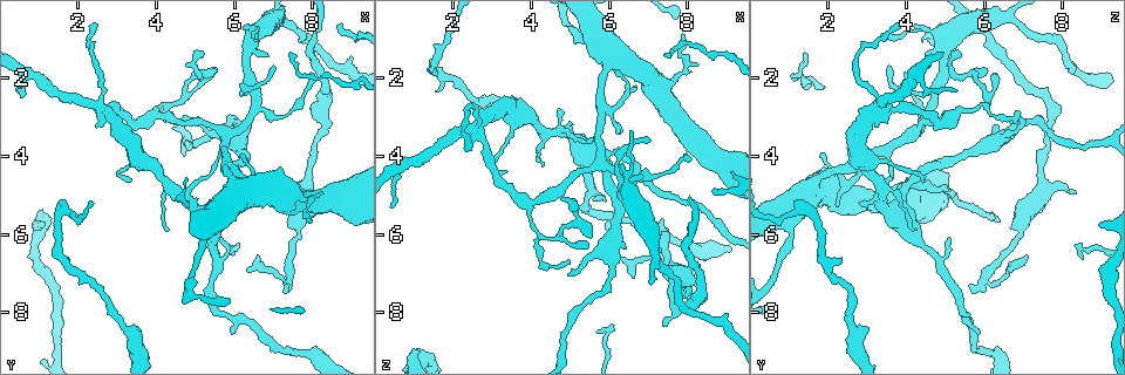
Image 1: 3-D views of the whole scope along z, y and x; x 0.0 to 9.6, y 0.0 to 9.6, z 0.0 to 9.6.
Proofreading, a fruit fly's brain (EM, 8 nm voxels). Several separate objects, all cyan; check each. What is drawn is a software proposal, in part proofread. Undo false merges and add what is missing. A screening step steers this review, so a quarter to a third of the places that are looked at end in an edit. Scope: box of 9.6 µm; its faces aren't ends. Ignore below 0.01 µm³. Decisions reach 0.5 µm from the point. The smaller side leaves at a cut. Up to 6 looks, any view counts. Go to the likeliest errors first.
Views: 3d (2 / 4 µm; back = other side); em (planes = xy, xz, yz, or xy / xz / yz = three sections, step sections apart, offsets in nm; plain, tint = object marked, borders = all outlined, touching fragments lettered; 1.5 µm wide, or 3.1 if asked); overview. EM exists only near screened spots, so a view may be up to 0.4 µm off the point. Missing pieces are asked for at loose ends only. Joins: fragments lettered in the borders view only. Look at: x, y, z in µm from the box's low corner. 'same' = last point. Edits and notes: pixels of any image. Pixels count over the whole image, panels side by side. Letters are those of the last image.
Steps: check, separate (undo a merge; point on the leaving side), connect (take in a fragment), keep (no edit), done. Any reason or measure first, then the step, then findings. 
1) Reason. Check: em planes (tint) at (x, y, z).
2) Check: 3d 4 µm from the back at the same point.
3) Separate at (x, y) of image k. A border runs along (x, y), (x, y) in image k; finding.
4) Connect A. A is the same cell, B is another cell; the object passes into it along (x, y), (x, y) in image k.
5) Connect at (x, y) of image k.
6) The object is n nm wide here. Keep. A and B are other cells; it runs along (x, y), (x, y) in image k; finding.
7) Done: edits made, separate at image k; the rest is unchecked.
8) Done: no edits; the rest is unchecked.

Abrupt turn. Check: em 3.1 µm yz step 8 (tint) at (2.50, 2.70, 3.35).

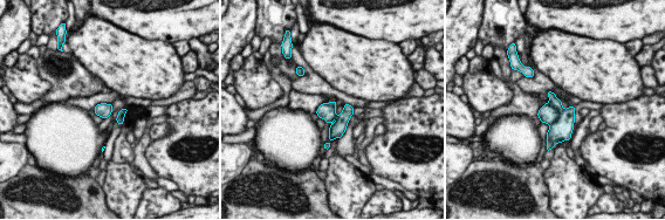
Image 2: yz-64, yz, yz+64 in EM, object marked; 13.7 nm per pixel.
Cut it another way. Check: em 3.1 µm planes (borders) at the same point.

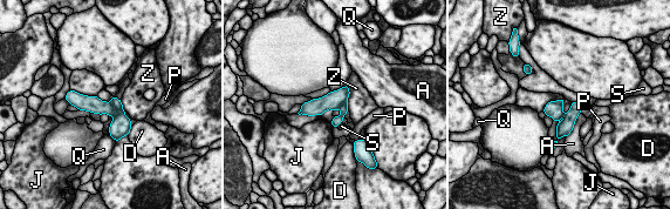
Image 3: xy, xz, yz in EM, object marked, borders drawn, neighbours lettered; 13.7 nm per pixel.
Separate at (97, 106) of image 3. A, D, J, P, Q, S and Z are other cells; a border runs along (110, 101), (116, 110), (115, 118) in image 3; a second cell is stuck on.

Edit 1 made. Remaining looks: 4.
See it whole again. Check: overview.

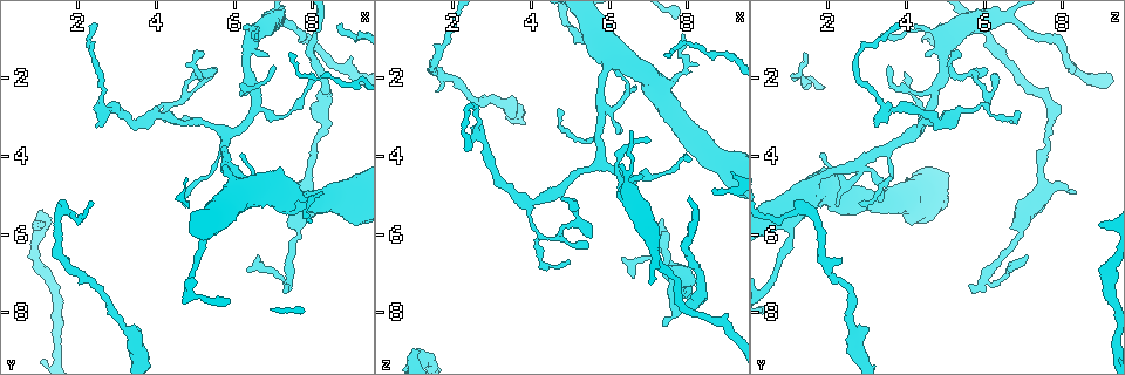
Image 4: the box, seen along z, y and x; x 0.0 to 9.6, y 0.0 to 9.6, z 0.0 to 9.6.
Thin end. Check: em xz step 4 (tint) at (6.55, 6.55, 7.05).

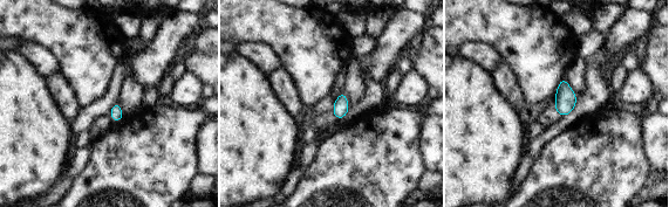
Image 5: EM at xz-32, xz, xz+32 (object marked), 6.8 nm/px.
What lies round it. Check: em xz step 4 (borders) at the same point.

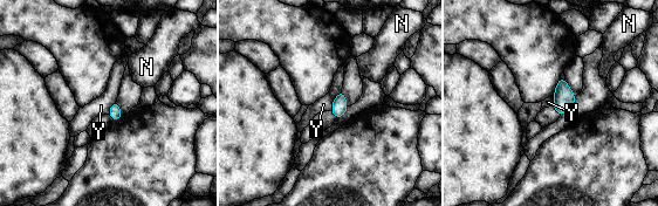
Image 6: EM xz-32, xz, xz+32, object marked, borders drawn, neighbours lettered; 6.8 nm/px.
The object is 90 nm wide here. Keep. N and Y are other cells; a border runs along (341, 89), (330, 110) in image 6; none of them fits.

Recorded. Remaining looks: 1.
Thin end. Check: em planes (borders) at (7.40, 1.35, 1.30).

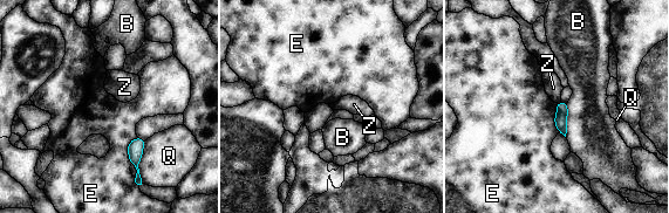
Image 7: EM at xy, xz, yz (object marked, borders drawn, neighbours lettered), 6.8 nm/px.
The object is 80 nm wide here. Keep. B, E, Q and Z are other cells; a border runs along (137, 137), (128, 145), (130, 163) in image 7; no lettered fragment goes on from it.

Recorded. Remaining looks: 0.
Done: edits made, separate at image 3; the rest is unchecked.

